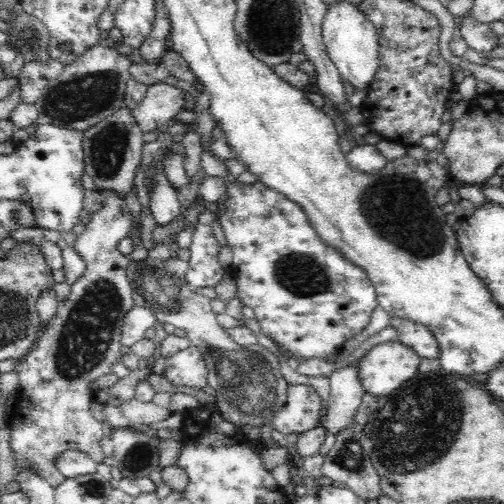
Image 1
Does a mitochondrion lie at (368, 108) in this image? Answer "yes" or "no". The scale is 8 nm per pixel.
no

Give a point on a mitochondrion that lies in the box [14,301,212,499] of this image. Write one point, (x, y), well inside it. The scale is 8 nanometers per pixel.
(141, 455)

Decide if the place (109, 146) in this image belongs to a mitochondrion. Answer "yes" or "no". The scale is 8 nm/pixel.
yes

